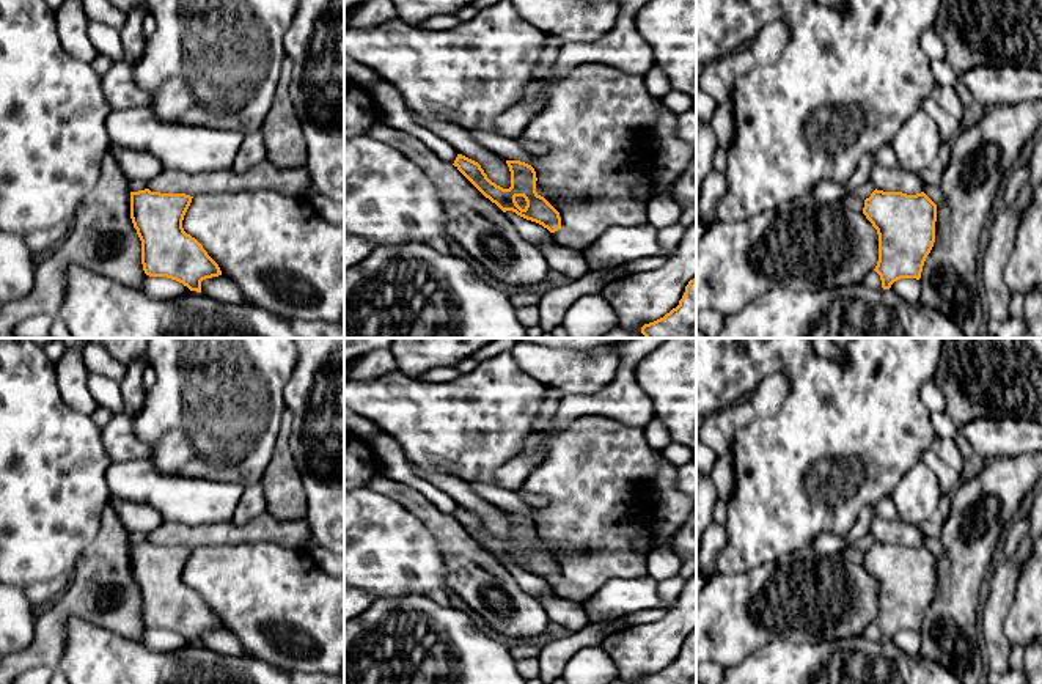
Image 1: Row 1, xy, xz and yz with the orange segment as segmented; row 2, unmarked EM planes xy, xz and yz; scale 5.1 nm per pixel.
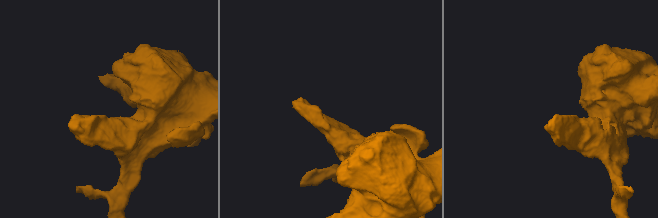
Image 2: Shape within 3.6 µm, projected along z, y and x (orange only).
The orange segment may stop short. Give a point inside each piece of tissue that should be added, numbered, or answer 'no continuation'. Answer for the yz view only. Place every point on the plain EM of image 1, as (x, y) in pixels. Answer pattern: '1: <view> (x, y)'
no continuation

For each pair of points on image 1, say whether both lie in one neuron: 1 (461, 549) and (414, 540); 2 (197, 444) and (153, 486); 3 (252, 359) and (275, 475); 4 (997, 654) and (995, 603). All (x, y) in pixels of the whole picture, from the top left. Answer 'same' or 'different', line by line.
1: different
2: different
3: different
4: same

